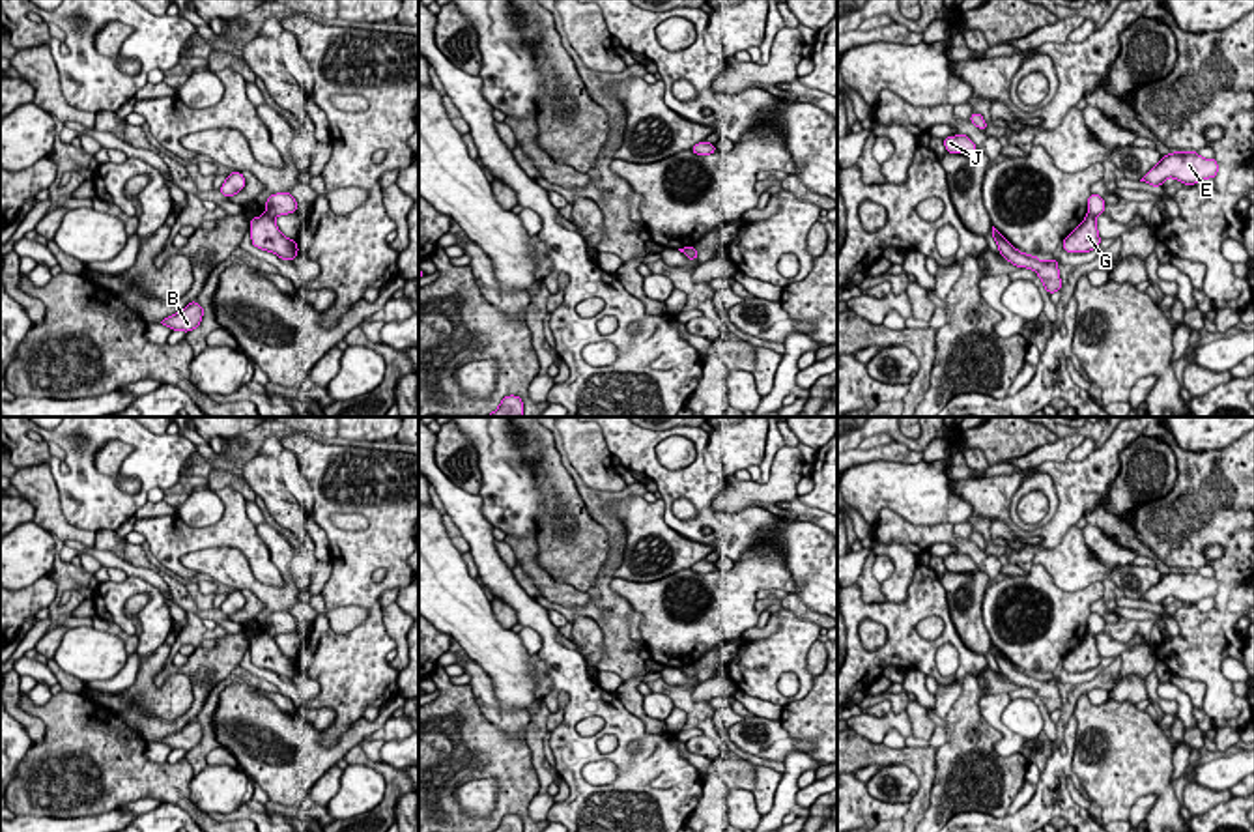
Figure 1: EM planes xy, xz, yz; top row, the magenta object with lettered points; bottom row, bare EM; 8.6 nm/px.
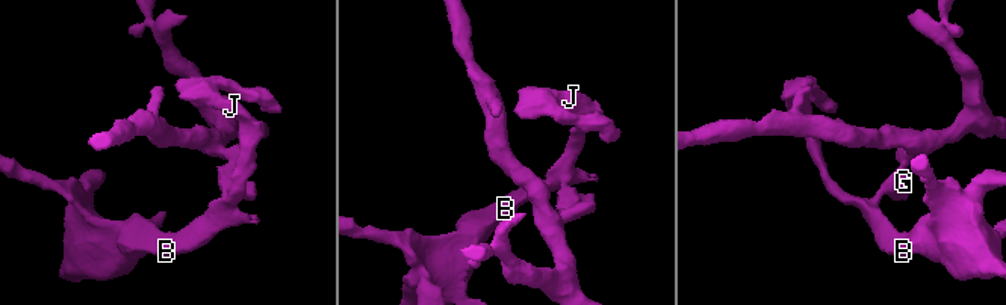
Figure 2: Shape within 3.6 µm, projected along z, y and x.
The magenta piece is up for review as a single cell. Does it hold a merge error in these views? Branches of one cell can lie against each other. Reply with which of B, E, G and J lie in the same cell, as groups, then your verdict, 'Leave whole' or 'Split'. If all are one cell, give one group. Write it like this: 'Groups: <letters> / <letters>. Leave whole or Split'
Groups: B G J / E. Split

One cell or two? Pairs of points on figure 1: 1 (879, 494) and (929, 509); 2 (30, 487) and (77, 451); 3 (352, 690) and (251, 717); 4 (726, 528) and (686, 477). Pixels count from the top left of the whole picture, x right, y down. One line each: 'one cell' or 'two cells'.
1: one cell
2: two cells
3: two cells
4: one cell

